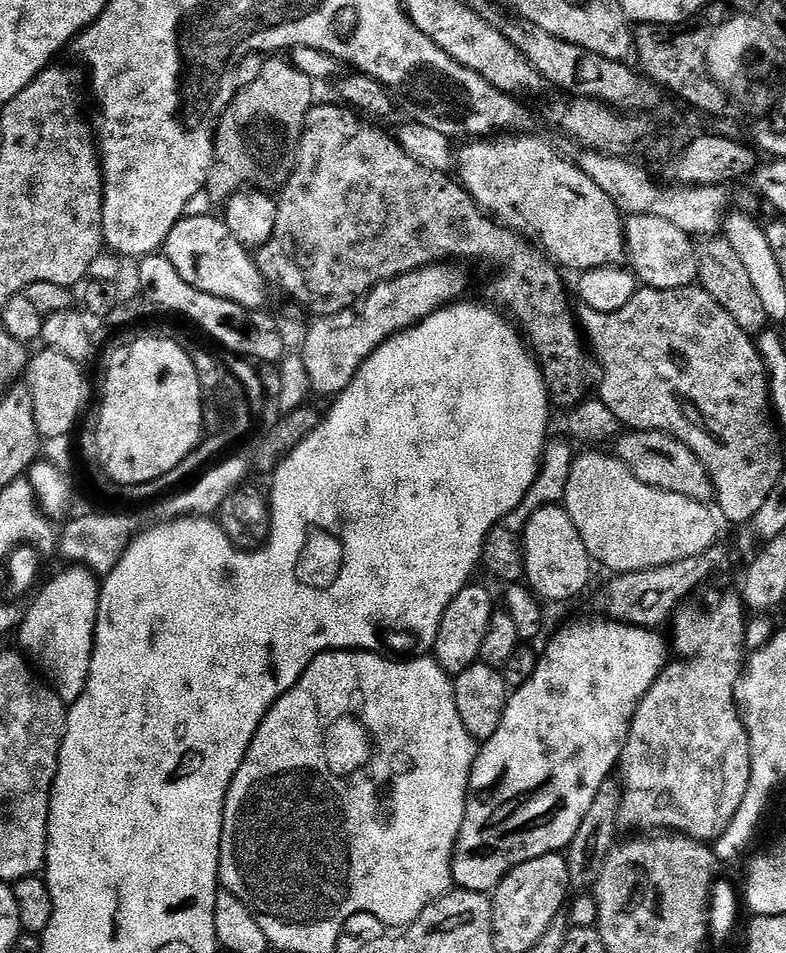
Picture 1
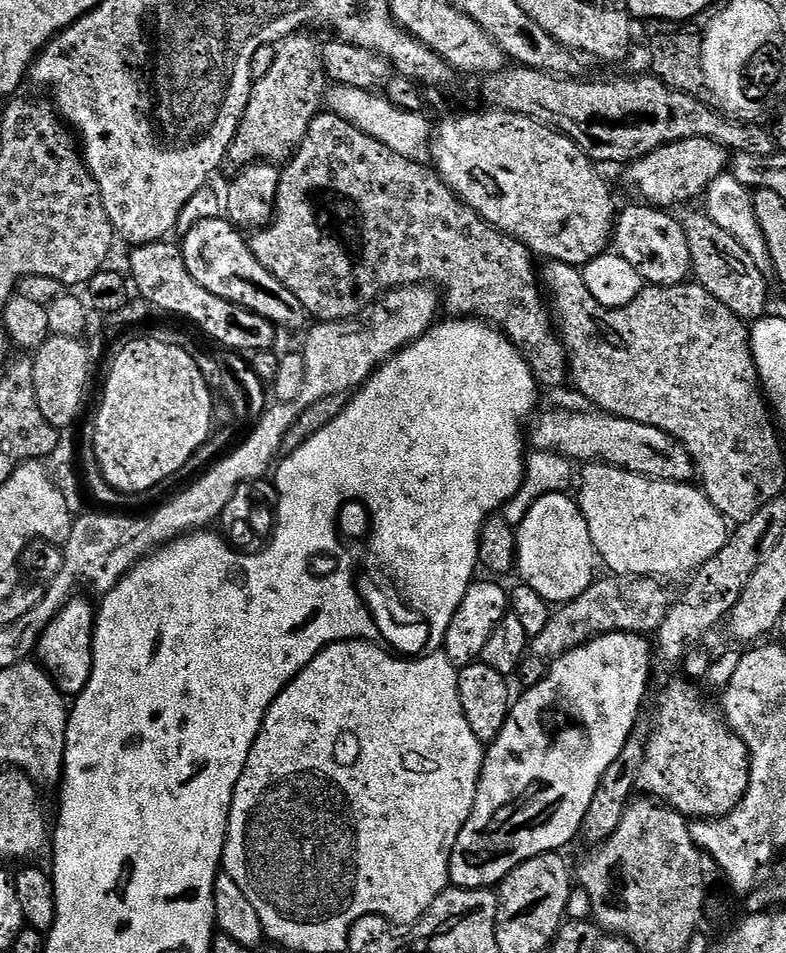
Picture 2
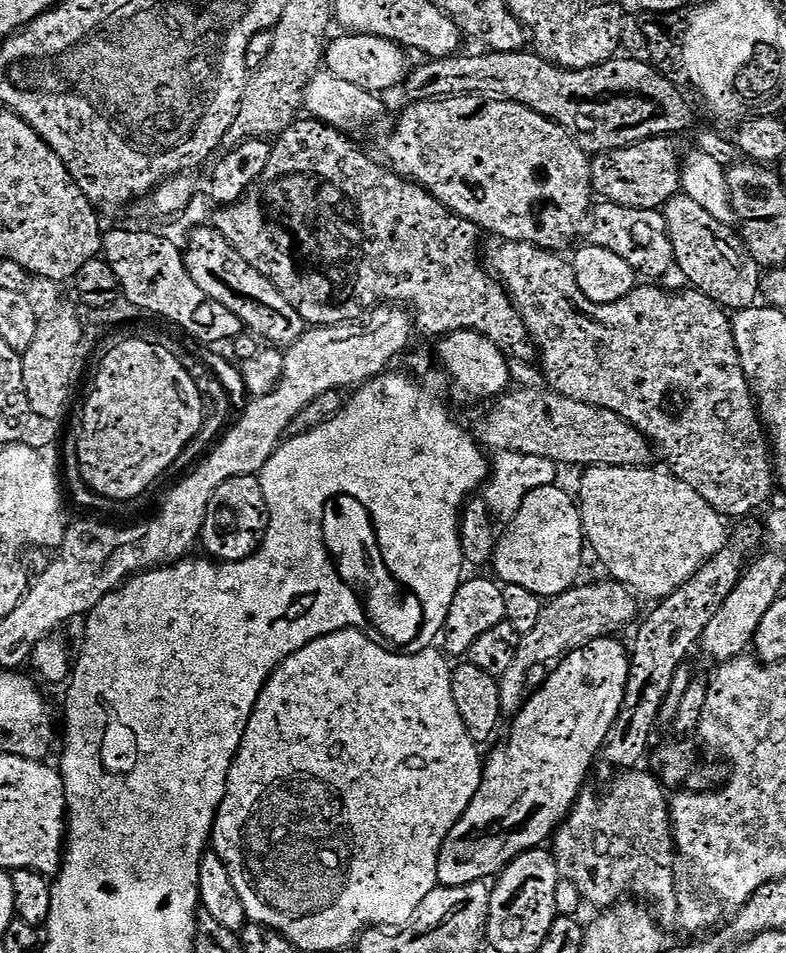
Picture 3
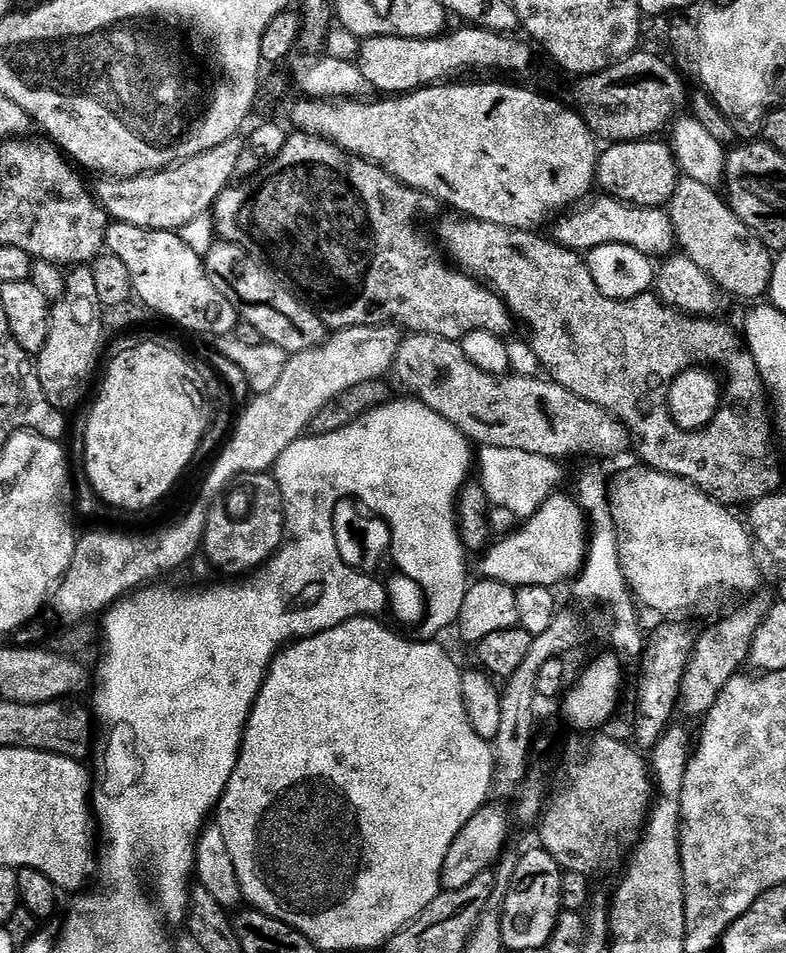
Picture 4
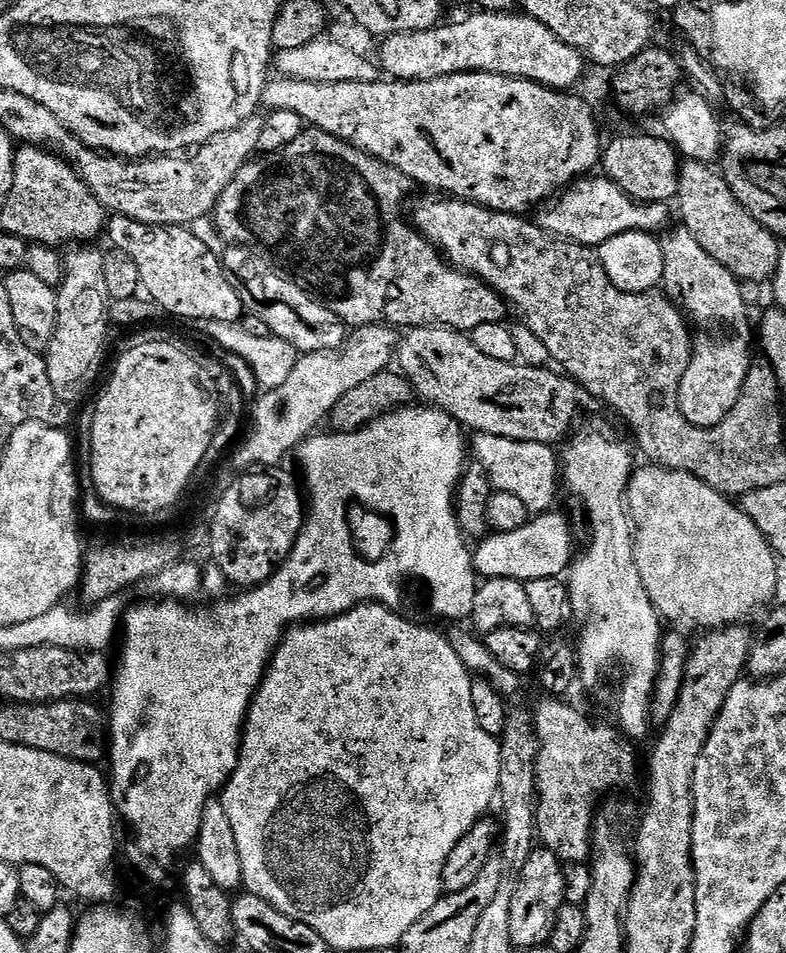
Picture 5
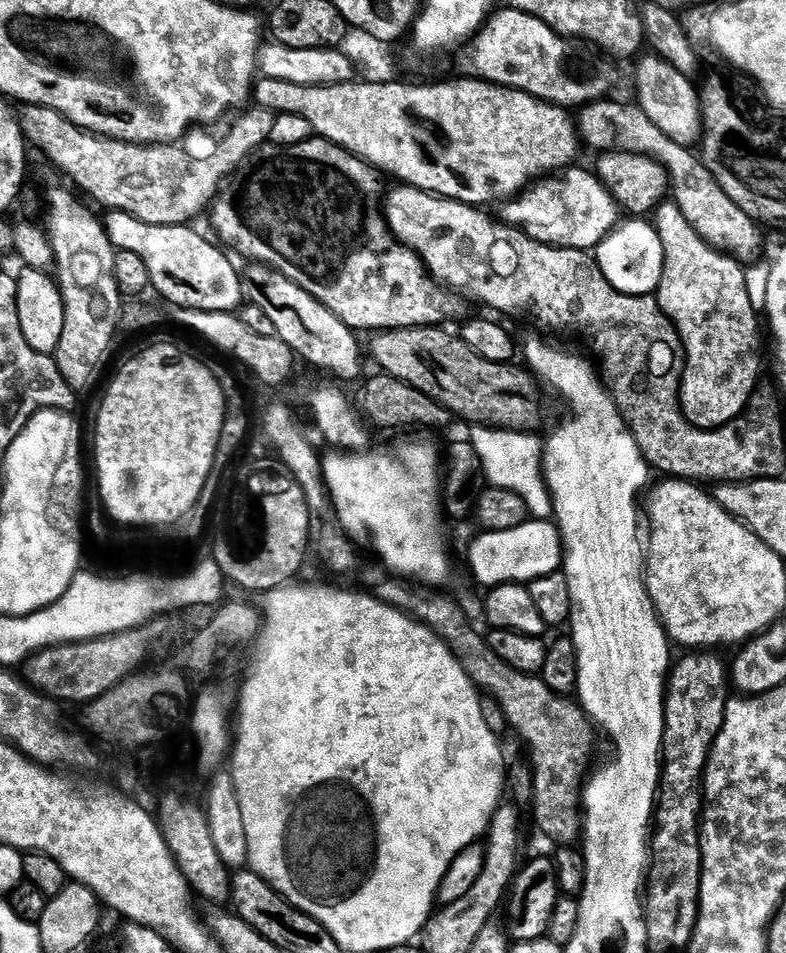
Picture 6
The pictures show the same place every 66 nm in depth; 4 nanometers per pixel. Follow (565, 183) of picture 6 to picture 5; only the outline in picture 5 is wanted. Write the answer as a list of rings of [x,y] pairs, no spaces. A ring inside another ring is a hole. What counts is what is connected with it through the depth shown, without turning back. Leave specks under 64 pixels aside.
[[[592,174],[569,184],[559,194],[539,205],[534,223],[558,241],[599,246],[627,232],[659,233],[659,228],[668,220],[668,207],[667,203],[641,204],[617,188],[607,176]]]

